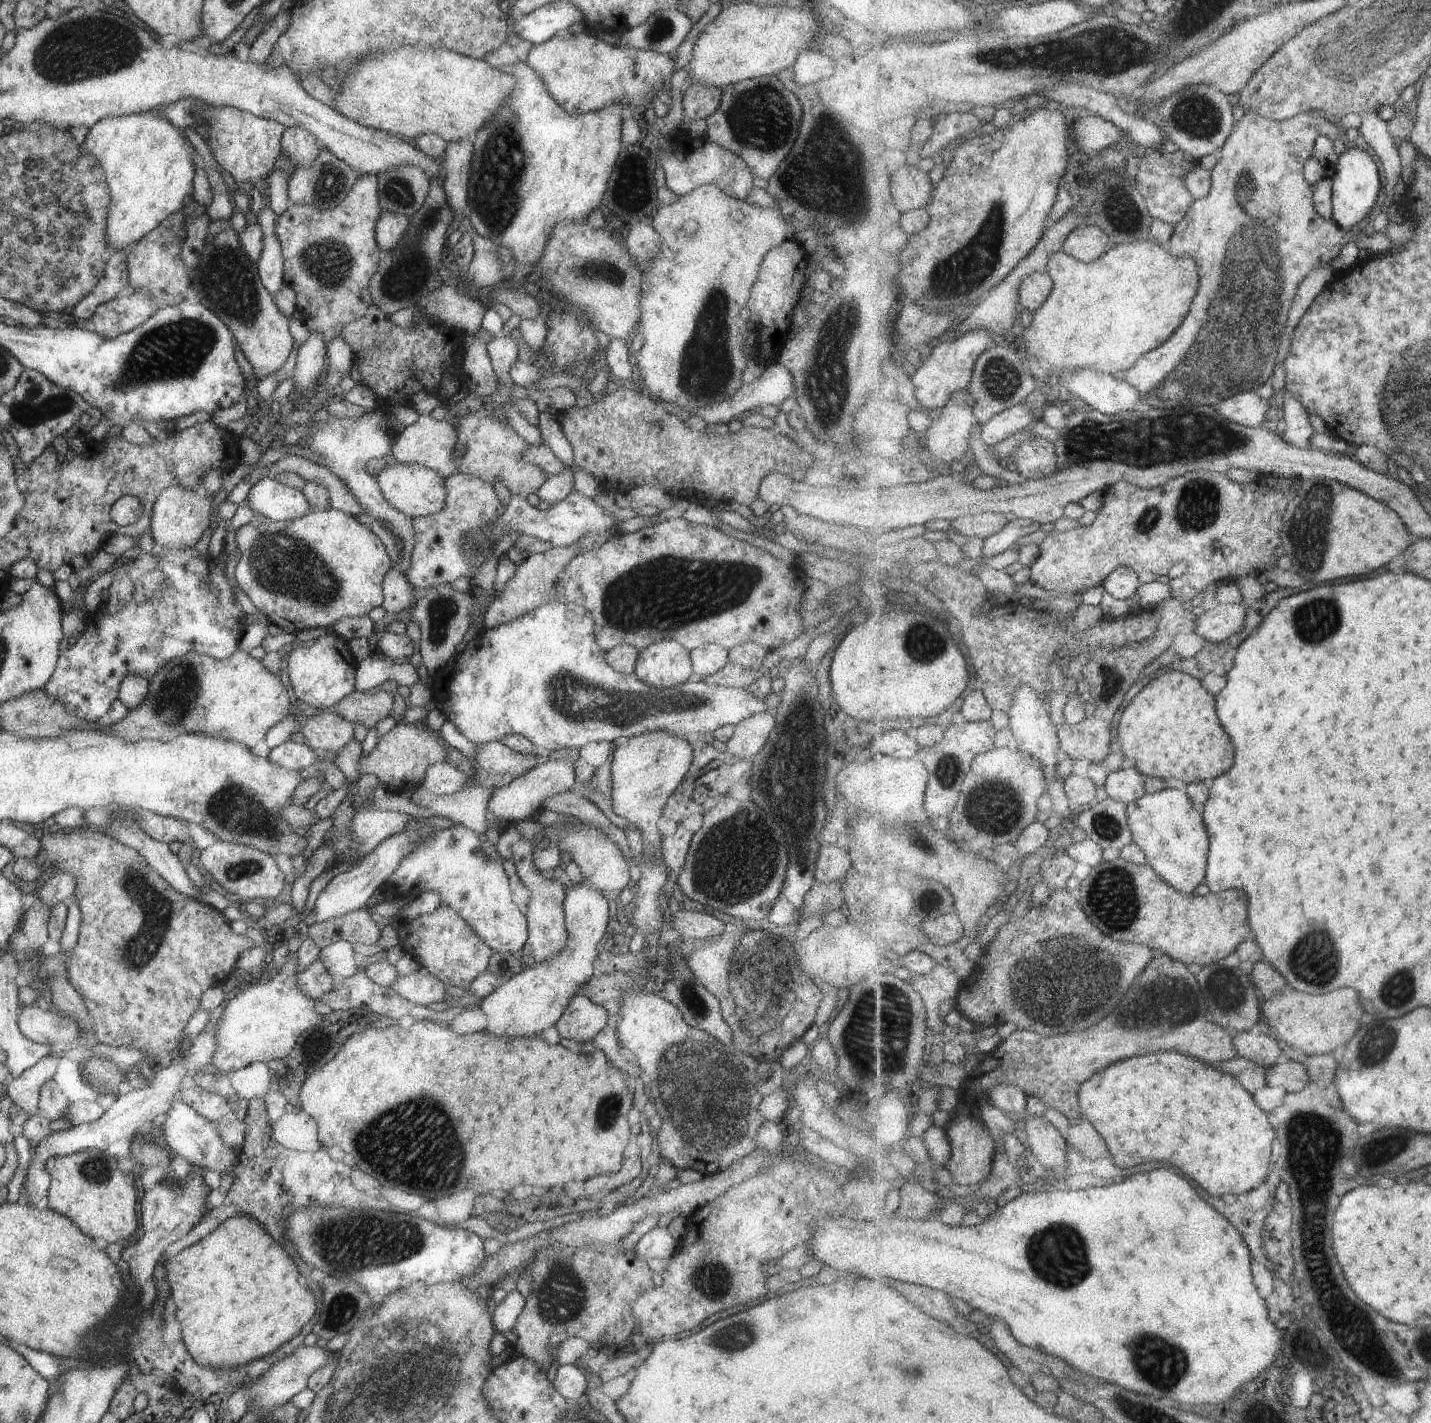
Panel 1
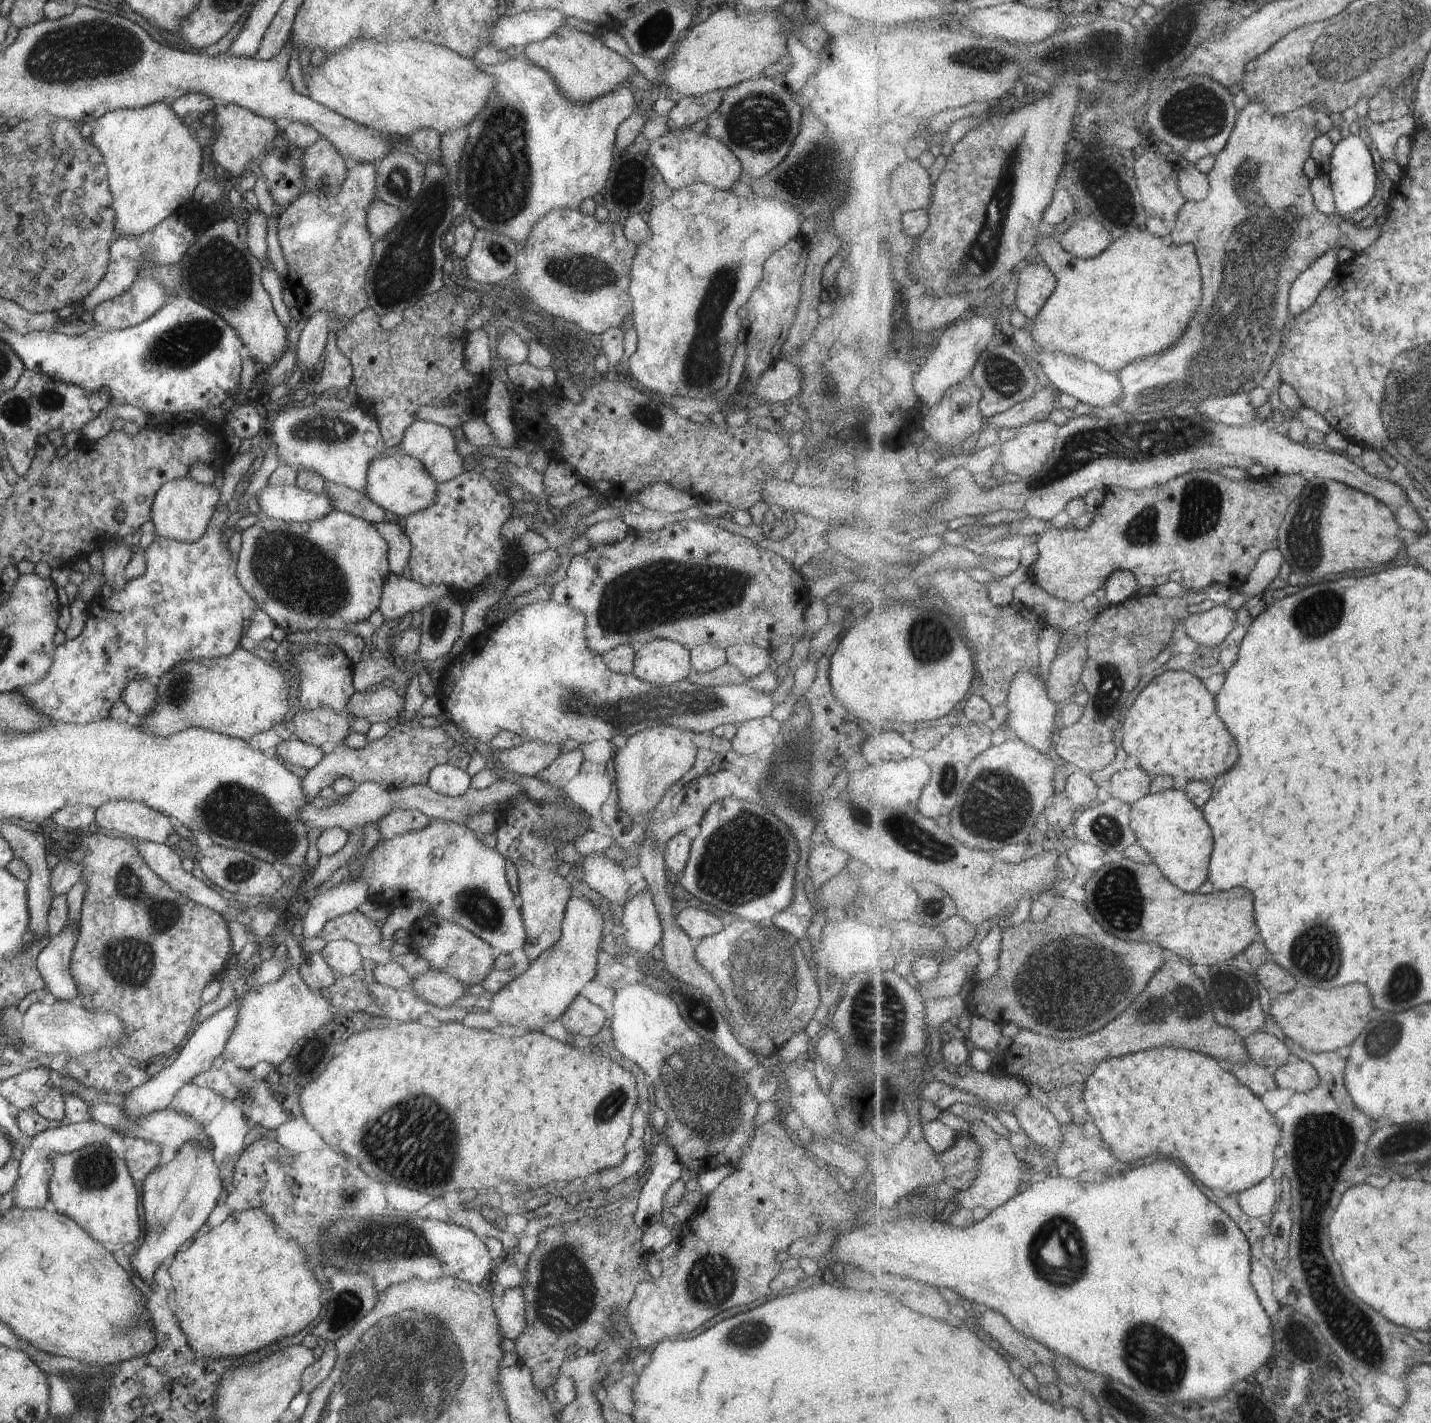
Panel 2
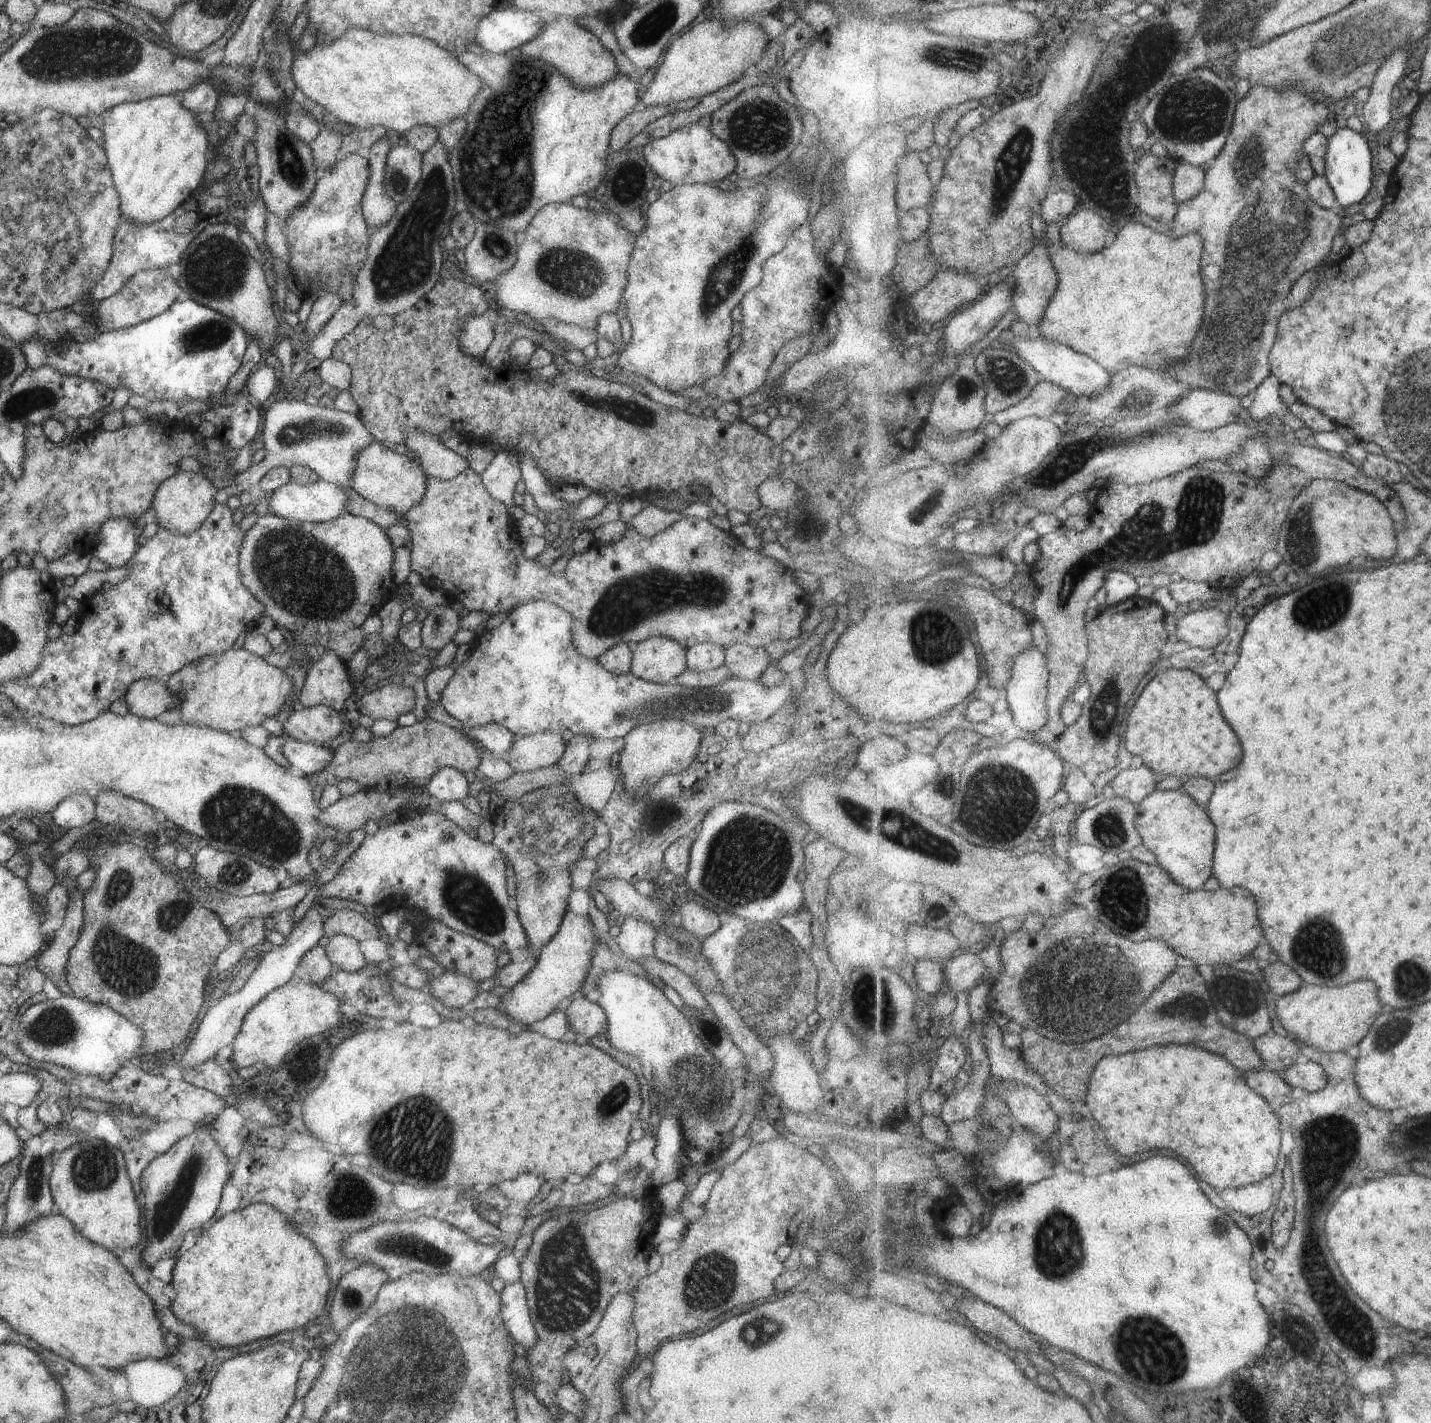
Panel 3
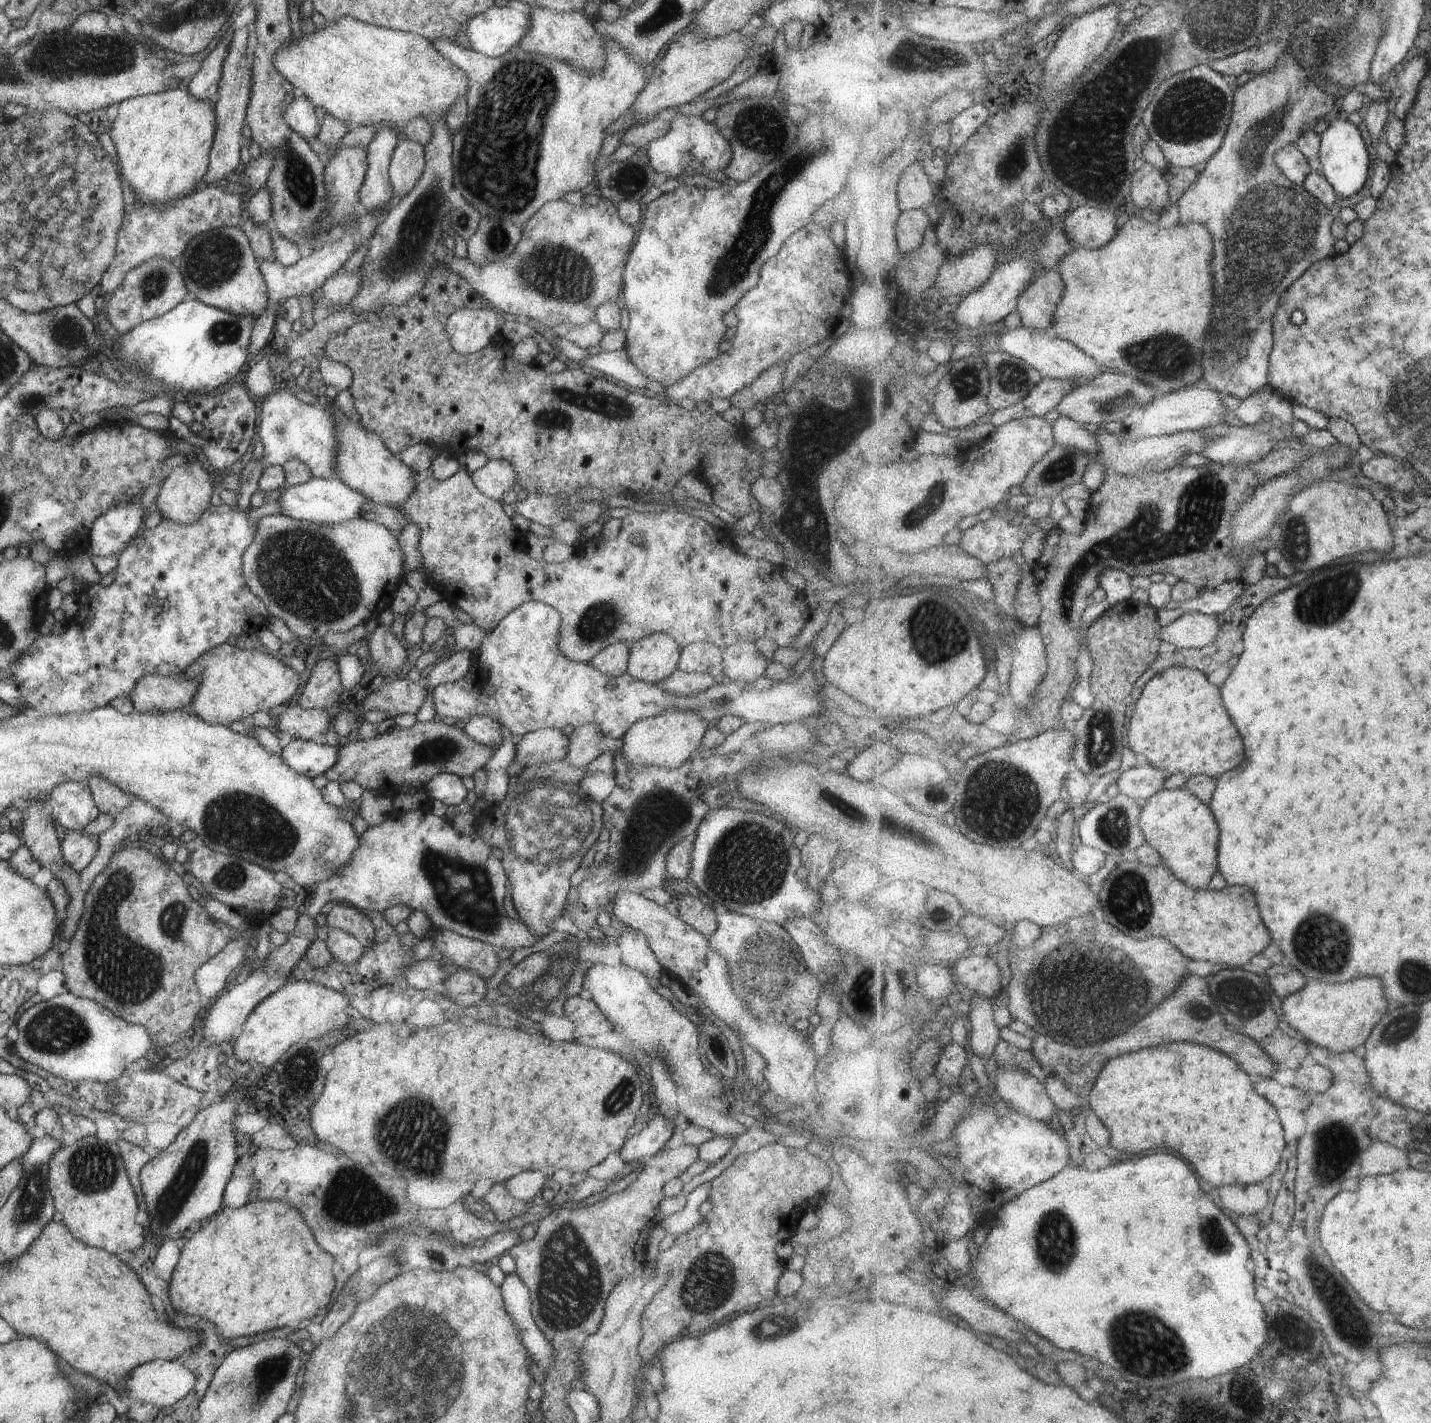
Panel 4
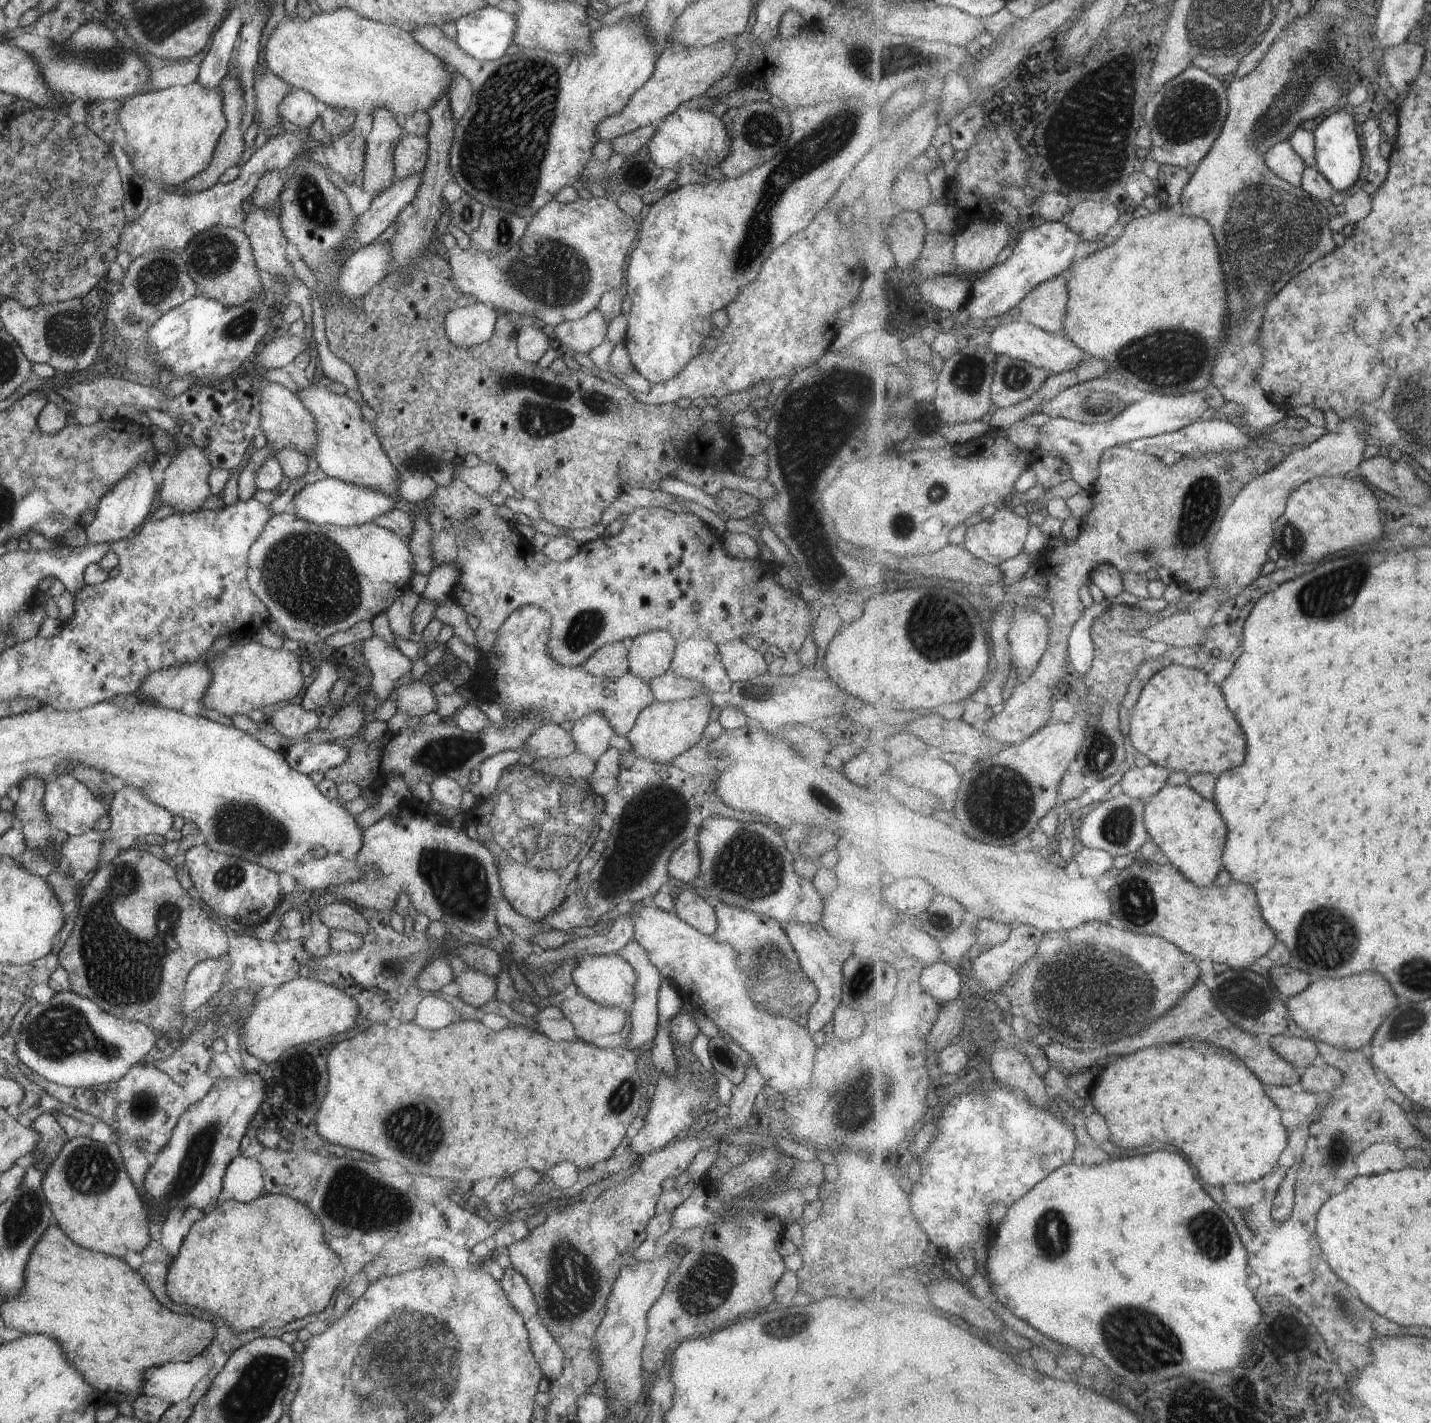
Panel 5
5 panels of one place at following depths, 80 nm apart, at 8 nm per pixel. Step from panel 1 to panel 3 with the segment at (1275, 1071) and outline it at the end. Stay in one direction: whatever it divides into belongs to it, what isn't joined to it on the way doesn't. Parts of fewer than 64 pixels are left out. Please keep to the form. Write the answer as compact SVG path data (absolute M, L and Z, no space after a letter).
M1313 1061L1295 1063L1285 1070L1284 1081L1291 1088L1301 1088L1308 1093L1322 1091L1328 1085L1328 1076L1320 1064Z

